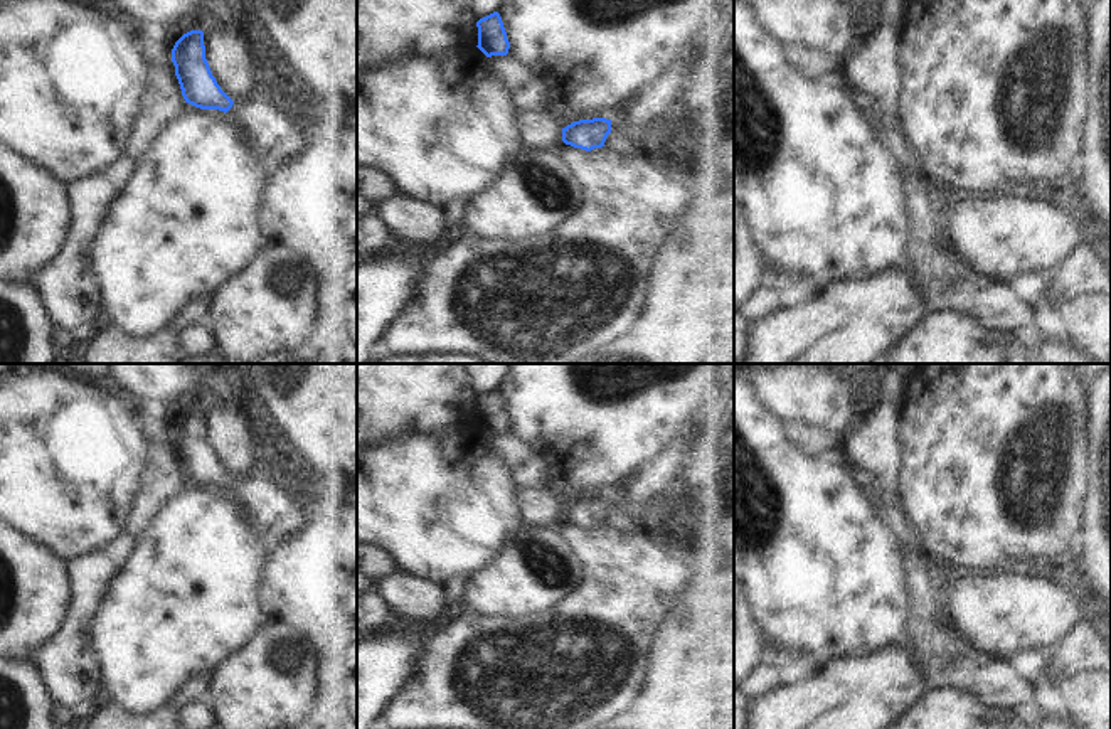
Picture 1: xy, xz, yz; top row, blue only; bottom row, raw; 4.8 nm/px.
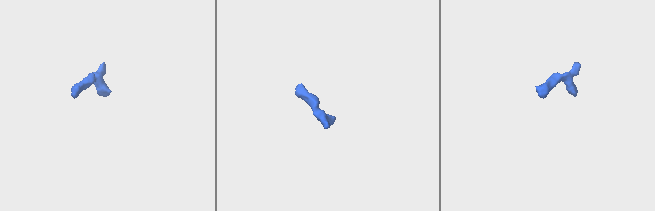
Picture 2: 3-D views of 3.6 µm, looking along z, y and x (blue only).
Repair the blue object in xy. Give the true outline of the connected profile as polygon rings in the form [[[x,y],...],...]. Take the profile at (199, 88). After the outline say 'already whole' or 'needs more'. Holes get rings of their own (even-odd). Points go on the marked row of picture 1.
[[[190,30],[175,42],[172,62],[185,103],[200,109],[229,113],[269,177],[308,143],[313,128],[322,123],[322,106],[308,108],[305,103],[295,101],[288,88],[269,89],[259,98],[234,103],[210,72],[202,30]]]; needs more

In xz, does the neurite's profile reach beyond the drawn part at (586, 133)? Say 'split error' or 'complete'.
split error

